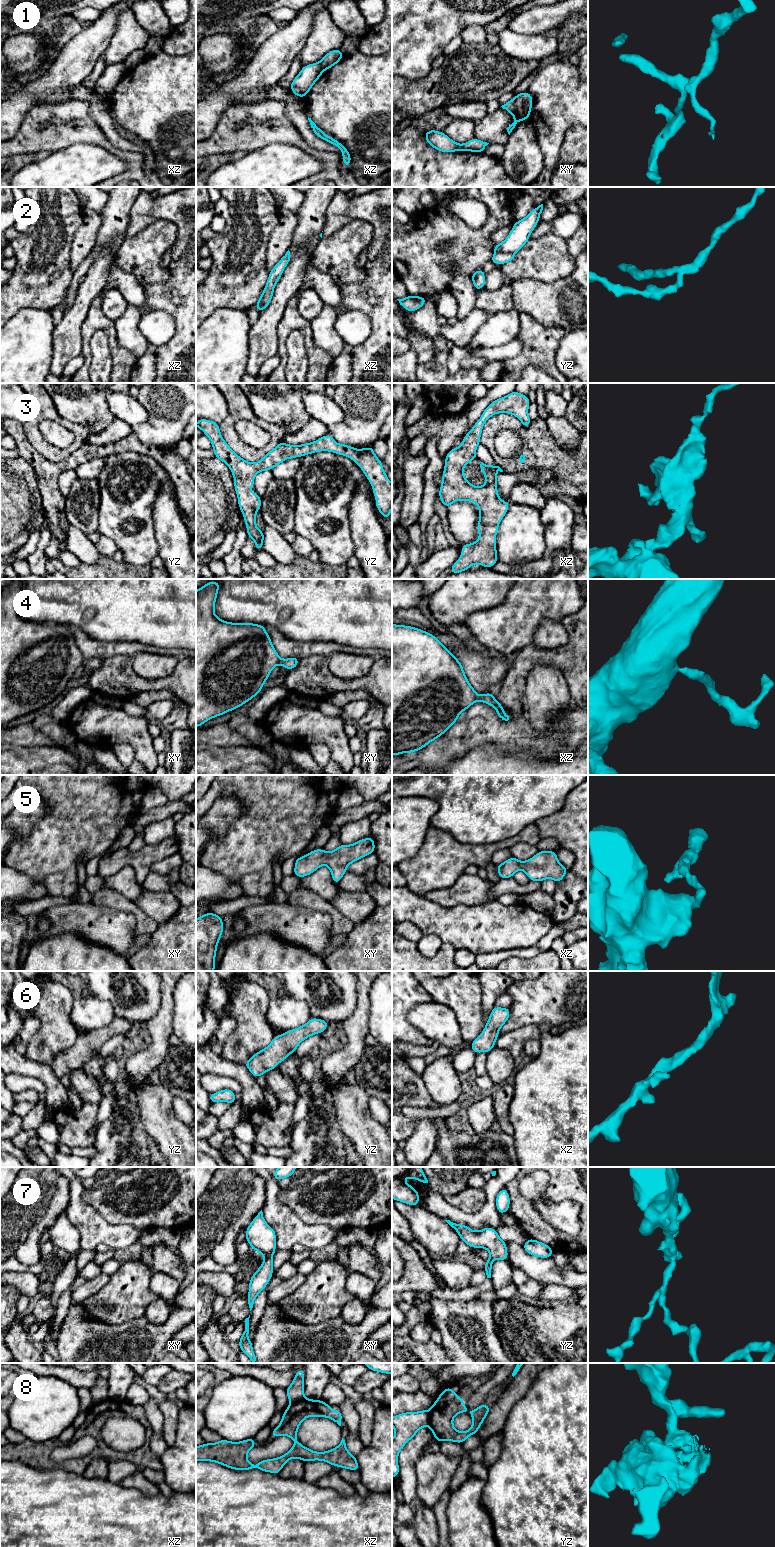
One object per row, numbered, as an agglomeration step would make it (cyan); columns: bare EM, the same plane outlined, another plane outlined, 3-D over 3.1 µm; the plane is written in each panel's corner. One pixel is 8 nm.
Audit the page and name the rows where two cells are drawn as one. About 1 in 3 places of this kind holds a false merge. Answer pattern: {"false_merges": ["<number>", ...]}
{"false_merges": ["1", "2", "8"]}

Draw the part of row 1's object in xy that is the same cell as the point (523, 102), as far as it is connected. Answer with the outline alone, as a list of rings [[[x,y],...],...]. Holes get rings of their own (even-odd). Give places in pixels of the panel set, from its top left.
[[[529,92],[515,95],[515,107],[518,121],[528,120],[531,114],[533,98]]]

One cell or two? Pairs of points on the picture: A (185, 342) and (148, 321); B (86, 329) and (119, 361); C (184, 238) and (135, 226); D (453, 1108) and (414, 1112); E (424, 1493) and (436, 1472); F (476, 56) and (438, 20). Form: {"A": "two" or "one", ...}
{"A": "two", "B": "one", "C": "one", "D": "one", "E": "one", "F": "two"}

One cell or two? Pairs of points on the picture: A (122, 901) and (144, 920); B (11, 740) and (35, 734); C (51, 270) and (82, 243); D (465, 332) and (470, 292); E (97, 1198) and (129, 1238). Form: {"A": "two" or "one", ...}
{"A": "one", "B": "one", "C": "two", "D": "two", "E": "two"}

